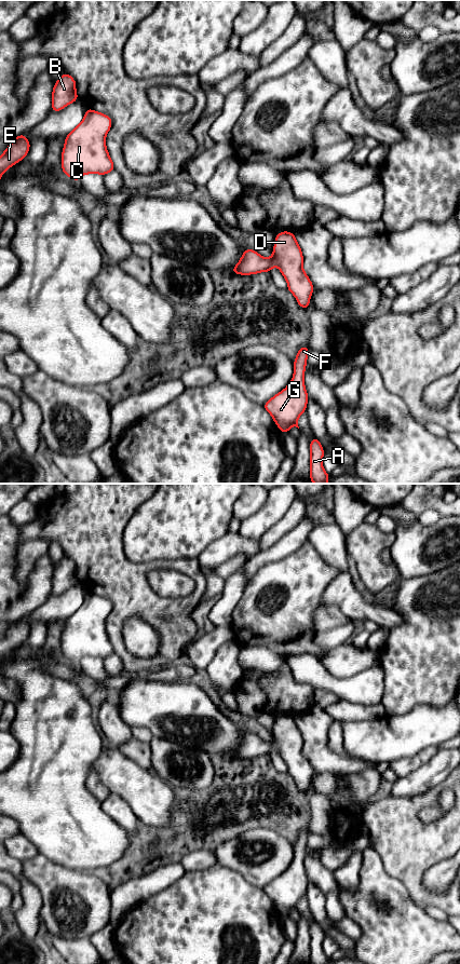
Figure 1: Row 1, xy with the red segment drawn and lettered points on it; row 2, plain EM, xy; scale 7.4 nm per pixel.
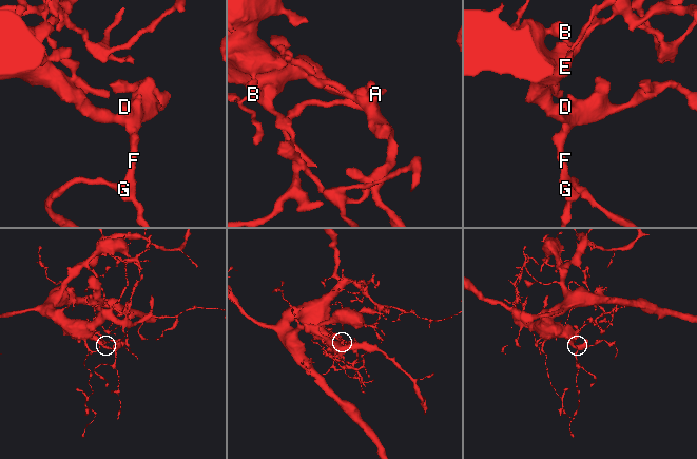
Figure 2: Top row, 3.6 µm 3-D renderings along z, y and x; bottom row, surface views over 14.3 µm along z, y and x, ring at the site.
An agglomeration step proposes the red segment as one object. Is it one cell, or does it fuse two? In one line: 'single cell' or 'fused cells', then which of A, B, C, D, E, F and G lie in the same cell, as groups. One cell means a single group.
single cell | A B C D E F G

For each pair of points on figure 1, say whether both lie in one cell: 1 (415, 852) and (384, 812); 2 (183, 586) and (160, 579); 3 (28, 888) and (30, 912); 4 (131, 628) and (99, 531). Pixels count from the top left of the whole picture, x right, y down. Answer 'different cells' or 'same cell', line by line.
1: same cell
2: same cell
3: same cell
4: different cells

